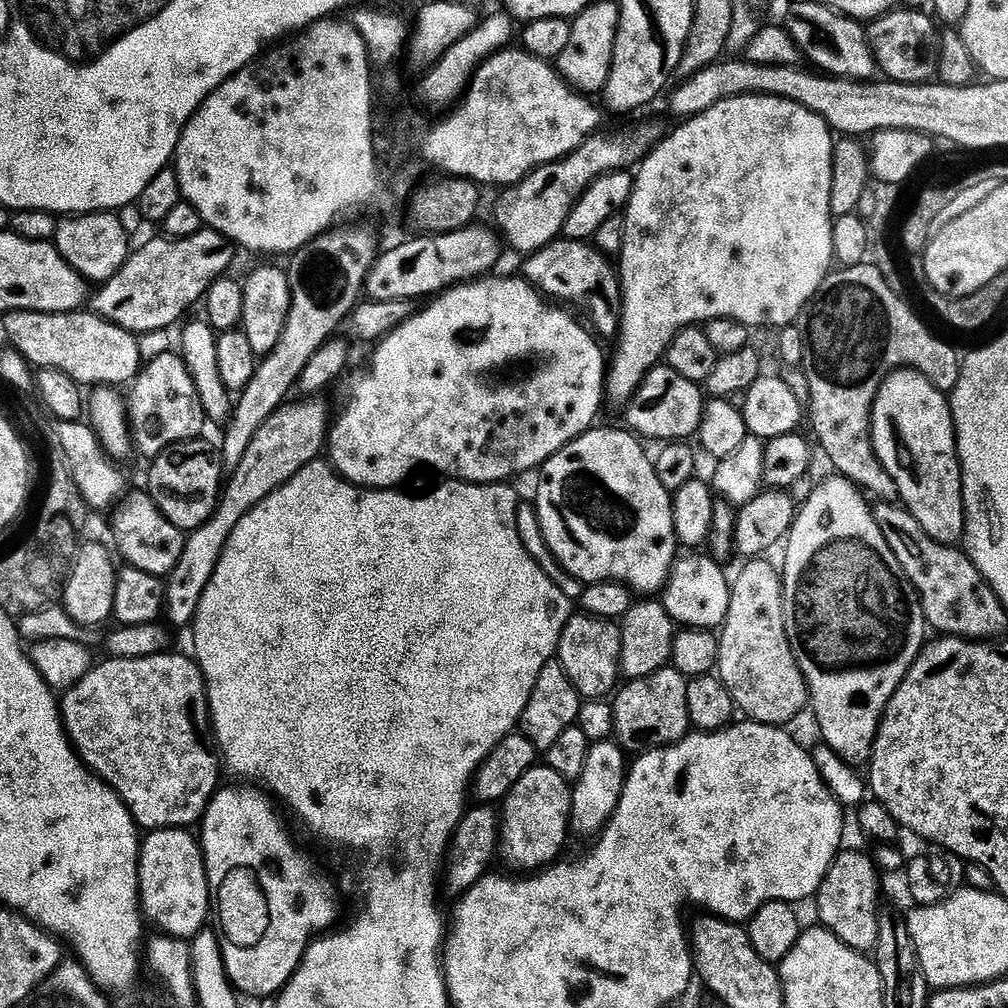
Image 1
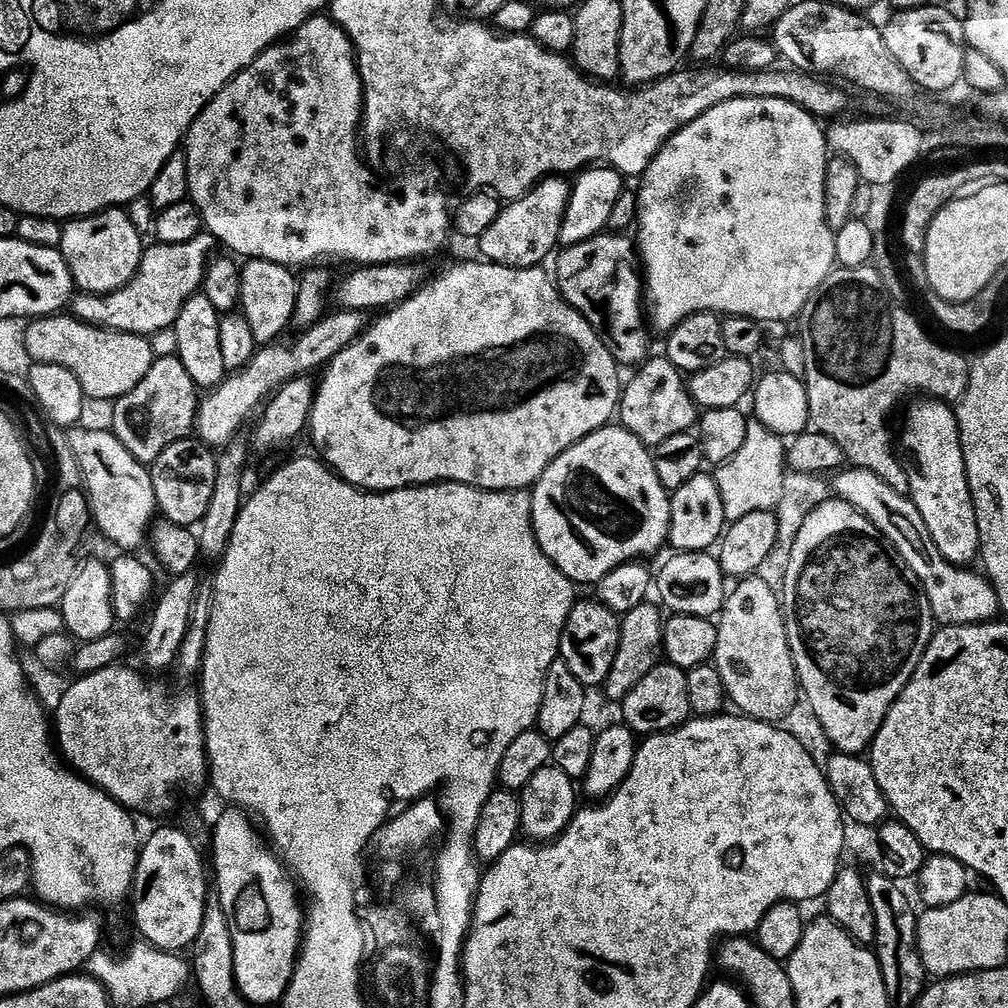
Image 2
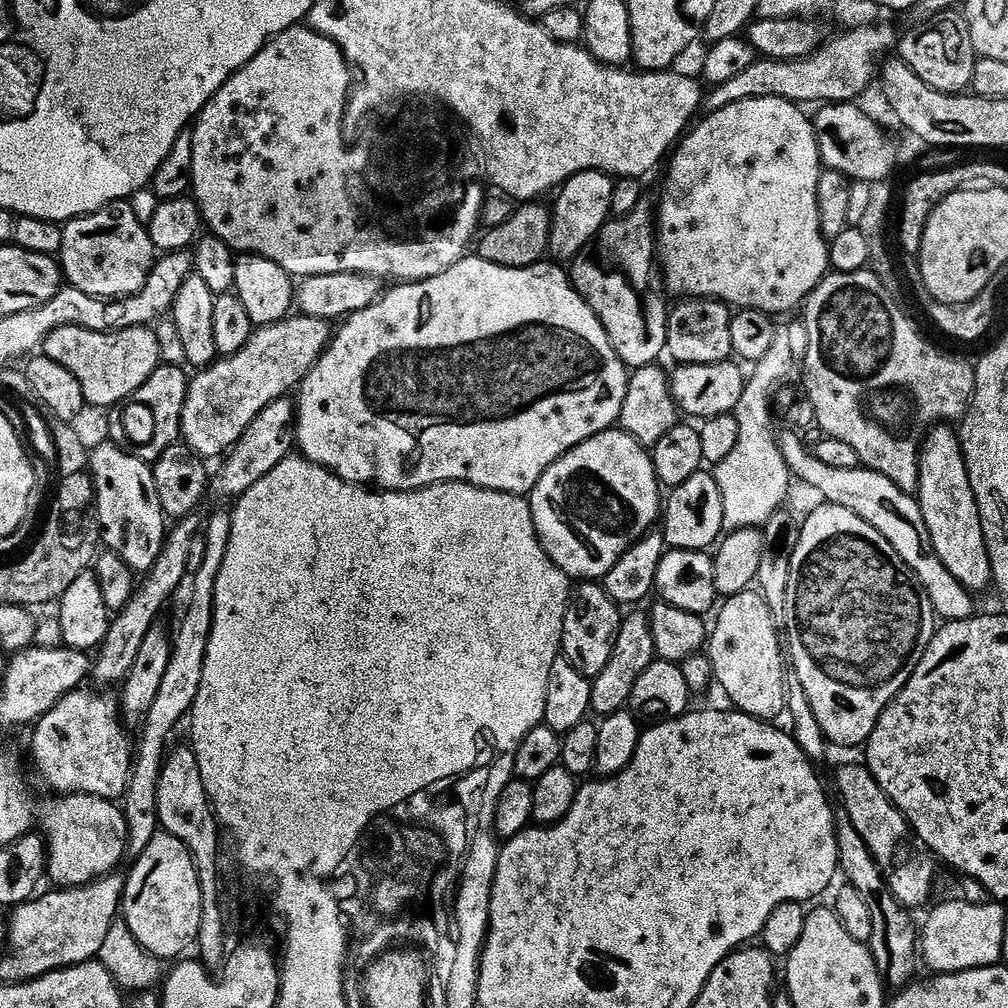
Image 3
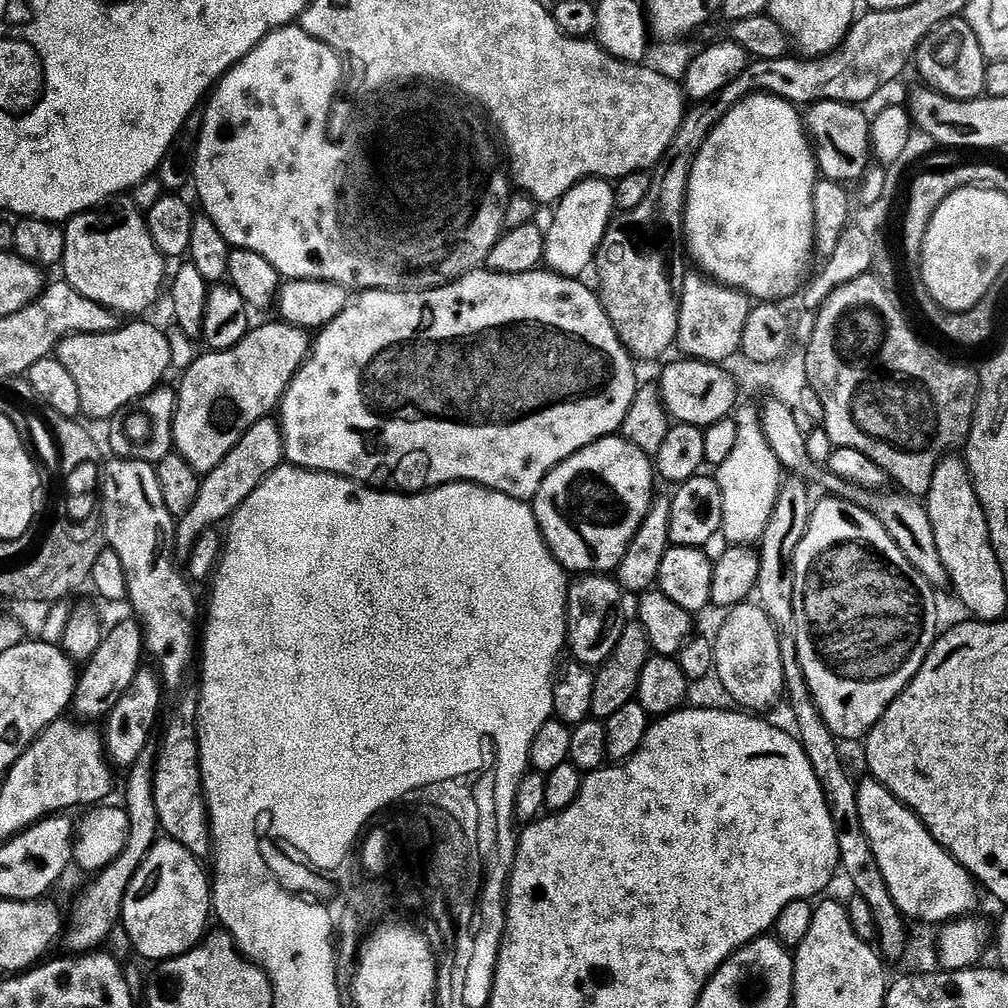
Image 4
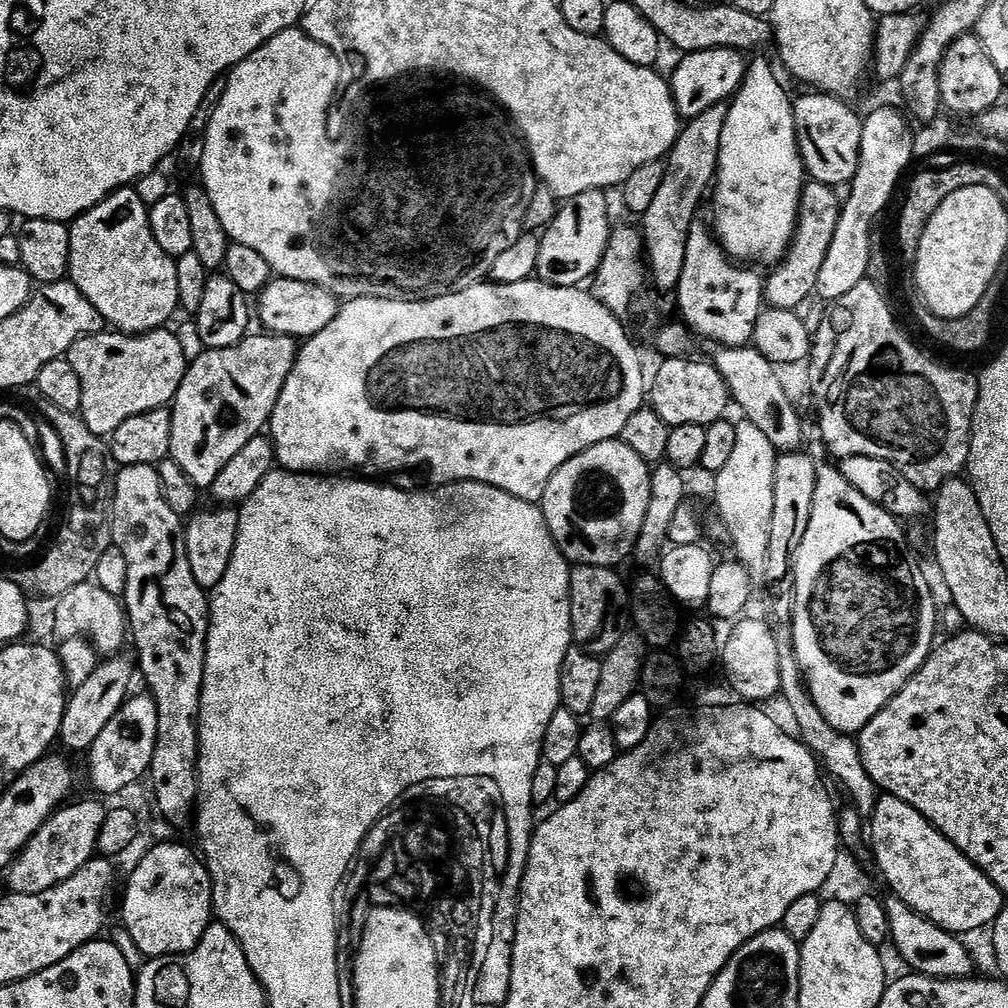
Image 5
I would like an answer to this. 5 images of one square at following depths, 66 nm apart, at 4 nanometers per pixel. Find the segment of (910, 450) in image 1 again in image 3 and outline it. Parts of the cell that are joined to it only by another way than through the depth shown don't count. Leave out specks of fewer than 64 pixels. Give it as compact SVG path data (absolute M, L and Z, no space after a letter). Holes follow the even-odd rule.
M937 426L928 433L920 449L920 491L918 493L922 518L926 518L926 530L930 530L930 538L934 542L934 550L938 550L938 558L942 558L942 566L962 582L969 592L981 594L993 583L990 554L986 550L986 538L982 530L982 518L978 514L978 502L974 498L974 490L970 486L970 478L966 470L966 462L962 454L960 437L951 427Z

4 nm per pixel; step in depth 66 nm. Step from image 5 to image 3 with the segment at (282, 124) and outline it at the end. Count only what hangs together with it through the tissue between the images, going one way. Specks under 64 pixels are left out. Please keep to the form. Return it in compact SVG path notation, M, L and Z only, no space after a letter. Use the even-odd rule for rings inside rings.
M297 26L295 28L288 28L282 34L278 34L272 40L269 40L265 44L264 49L260 51L257 56L250 61L246 66L242 66L239 71L239 75L252 76L248 80L248 84L252 88L260 88L256 92L256 96L260 99L260 112L223 112L223 108L228 104L228 91L227 87L219 88L214 94L214 98L210 98L210 102L205 108L200 111L198 119L195 121L193 127L193 178L192 186L190 189L191 195L196 201L196 205L200 208L200 215L203 223L208 224L210 227L211 235L222 238L232 248L233 252L237 254L251 254L253 256L264 256L270 262L278 262L278 266L282 266L282 270L288 273L293 278L307 278L310 276L321 276L322 274L328 274L328 224L336 224L336 216L332 216L332 220L328 220L328 204L332 204L332 212L336 212L336 204L344 204L344 152L342 150L342 142L344 141L344 116L347 110L348 101L350 99L350 93L353 91L354 81L353 73L350 71L350 65L344 58L344 51L336 45L333 40L326 38L321 32L316 32L311 26Z

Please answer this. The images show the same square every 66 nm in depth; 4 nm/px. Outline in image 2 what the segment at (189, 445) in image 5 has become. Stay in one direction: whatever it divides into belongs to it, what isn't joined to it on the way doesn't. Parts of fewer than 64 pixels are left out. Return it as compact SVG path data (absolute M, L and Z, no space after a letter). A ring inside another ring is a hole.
M336 310L333 316L324 316L313 328L306 329L293 344L273 342L261 347L245 368L233 371L201 399L195 427L199 439L209 446L229 444L233 437L241 433L243 428L240 427L251 418L252 411L256 407L259 409L277 388L296 376L315 373L315 368L323 369L338 353L346 350L346 346L357 340L369 323L370 316L367 312Z

